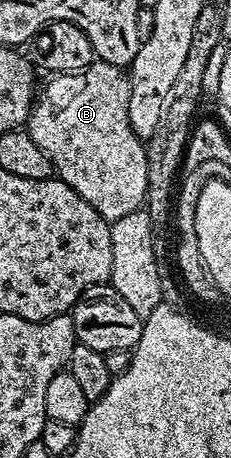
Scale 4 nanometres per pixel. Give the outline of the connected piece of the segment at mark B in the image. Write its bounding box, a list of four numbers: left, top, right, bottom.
[28,61,148,224]

